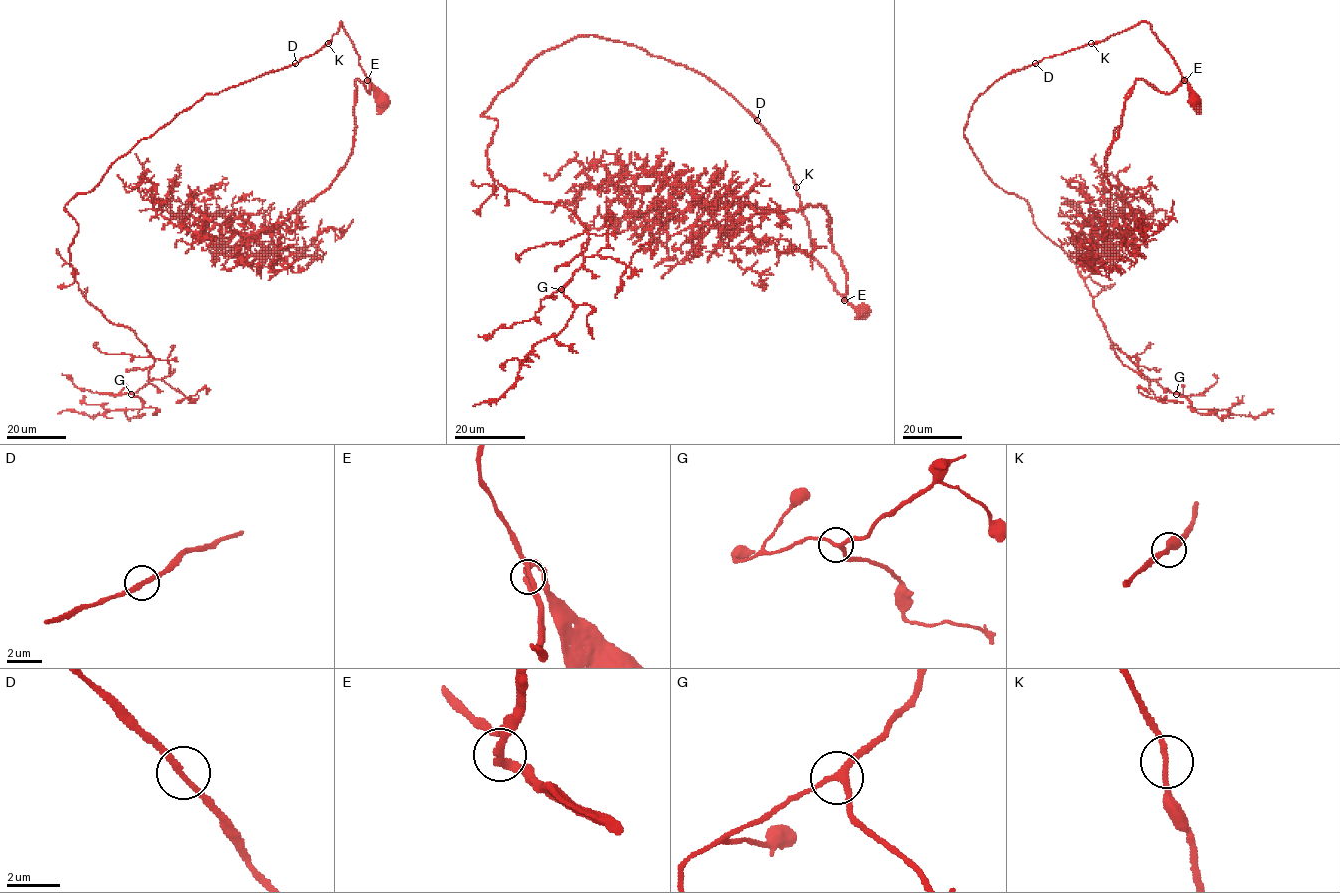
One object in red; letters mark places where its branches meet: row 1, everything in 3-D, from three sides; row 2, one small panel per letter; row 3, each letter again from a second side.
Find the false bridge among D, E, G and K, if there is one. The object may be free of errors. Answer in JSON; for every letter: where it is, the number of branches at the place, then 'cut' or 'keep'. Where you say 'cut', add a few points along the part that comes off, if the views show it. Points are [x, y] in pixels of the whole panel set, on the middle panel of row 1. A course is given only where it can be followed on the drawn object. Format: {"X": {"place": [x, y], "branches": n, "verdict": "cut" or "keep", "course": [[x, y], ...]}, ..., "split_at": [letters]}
{"D": {"place": [757, 120], "branches": 2, "verdict": "keep"}, "E": {"place": [844, 300], "branches": 2, "verdict": "keep"}, "G": {"place": [561, 289], "branches": 3, "verdict": "keep"}, "K": {"place": [796, 187], "branches": 2, "verdict": "keep"}, "split_at": []}

